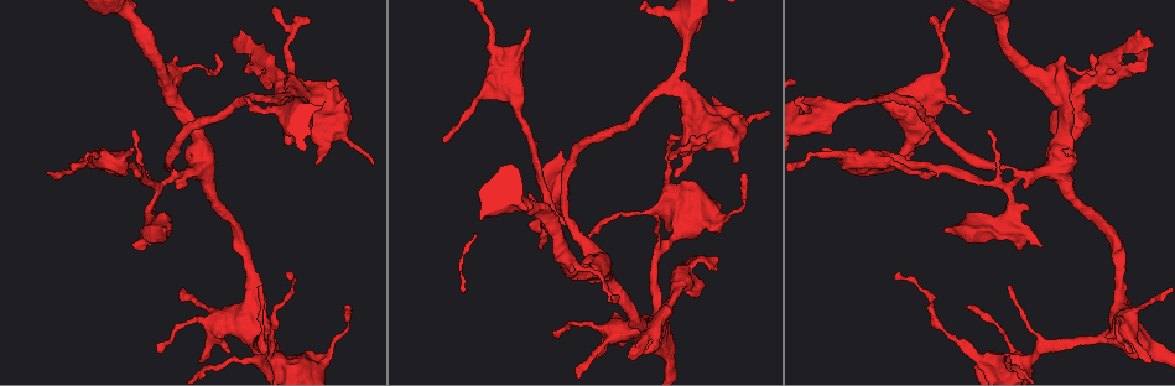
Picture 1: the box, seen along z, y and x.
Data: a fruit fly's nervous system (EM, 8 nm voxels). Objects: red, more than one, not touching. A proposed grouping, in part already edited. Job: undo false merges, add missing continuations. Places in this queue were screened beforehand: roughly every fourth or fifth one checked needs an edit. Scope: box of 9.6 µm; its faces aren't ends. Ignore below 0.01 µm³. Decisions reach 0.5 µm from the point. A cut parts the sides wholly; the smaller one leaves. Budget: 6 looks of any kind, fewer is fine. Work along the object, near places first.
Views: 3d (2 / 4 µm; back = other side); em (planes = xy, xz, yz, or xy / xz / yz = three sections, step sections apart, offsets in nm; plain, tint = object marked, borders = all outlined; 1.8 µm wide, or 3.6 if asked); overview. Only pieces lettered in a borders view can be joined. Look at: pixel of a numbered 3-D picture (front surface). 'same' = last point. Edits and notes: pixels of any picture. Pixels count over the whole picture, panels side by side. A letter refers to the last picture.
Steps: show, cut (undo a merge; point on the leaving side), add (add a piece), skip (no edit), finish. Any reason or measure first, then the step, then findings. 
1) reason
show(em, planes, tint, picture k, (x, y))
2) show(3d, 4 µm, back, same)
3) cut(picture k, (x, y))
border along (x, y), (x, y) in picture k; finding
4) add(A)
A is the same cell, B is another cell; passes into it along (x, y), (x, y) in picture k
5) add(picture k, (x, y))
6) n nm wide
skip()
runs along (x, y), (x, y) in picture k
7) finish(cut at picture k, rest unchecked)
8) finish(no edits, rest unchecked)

an open end
show(3d, 2 µm, picture 1, (695, 255))

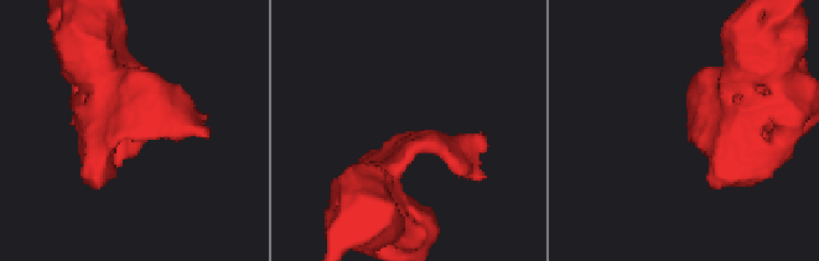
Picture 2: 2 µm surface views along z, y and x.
show(em, xz, step 16, borders, picture 2, (138, 140))

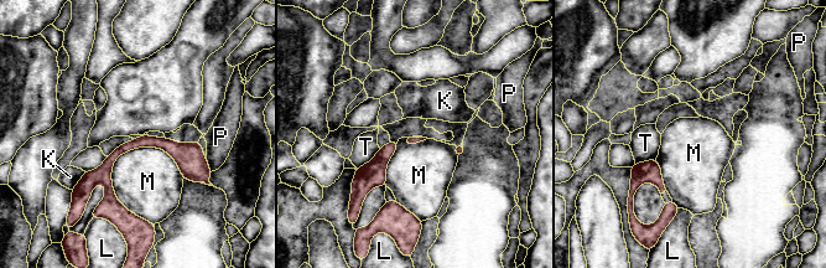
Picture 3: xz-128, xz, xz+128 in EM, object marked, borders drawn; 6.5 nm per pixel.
skip()
K, L, M, P and T are other cells; border along (145, 145), (112, 185), (147, 221) in picture 3; no lettered piece goes on from it

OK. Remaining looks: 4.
two arms at a narrow angle
show(3d, 4 µm, picture 1, (672, 307))

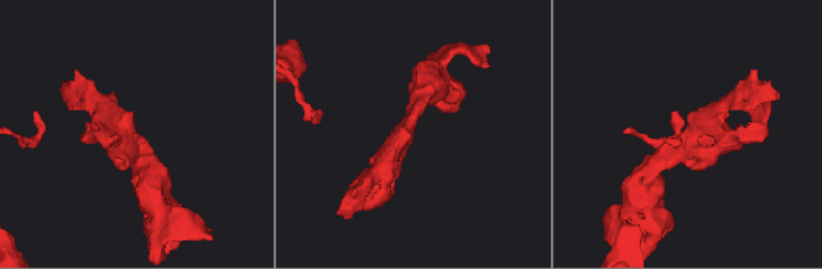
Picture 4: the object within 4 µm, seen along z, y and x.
3 arms; arms of 240, 240, 260 nm
show(em, yz, step 16, tint, picture 4, (129, 145))

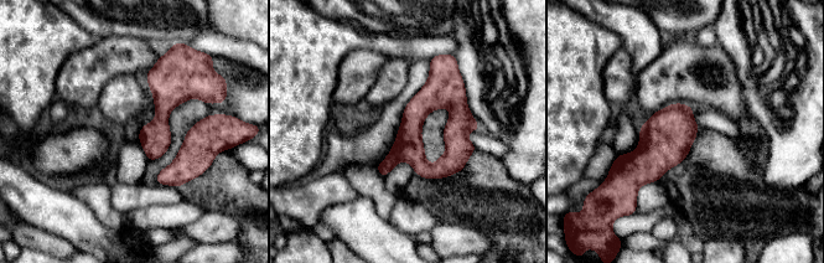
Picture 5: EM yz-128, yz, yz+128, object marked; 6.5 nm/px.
cut it another way
show(em, planes, borders, same)

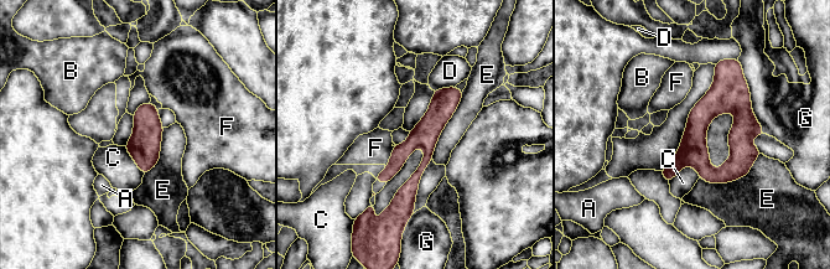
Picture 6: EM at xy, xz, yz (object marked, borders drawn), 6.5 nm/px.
skip()
A, B, C, D, E, F and G are other cells; border along (700, 176), (684, 166), (669, 182) in picture 6; one neuron here

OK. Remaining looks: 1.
show(em, planes, borders, picture 1, (1019, 173))

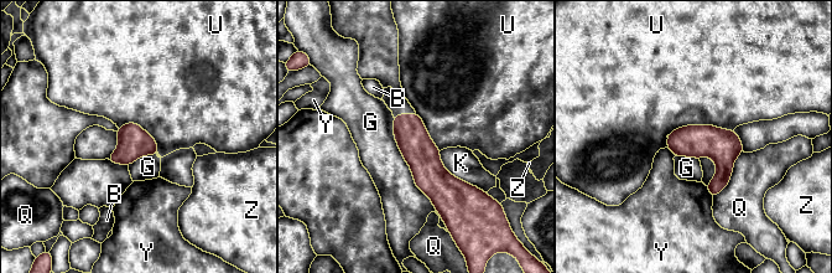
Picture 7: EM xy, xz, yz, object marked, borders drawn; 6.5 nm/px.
skip()
B, G, K, Q, U, Y and Z are other cells; runs along (401, 117), (442, 189), (442, 209) in picture 7; continuous, no second neuron

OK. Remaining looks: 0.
finish(no edits, rest unchecked)

